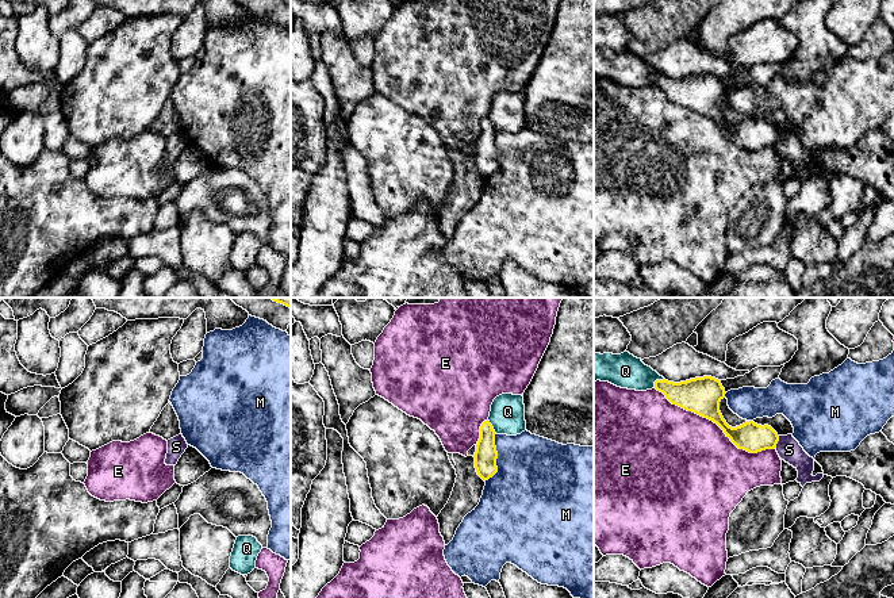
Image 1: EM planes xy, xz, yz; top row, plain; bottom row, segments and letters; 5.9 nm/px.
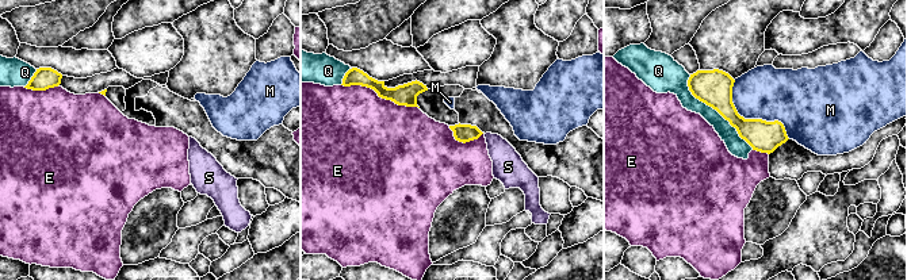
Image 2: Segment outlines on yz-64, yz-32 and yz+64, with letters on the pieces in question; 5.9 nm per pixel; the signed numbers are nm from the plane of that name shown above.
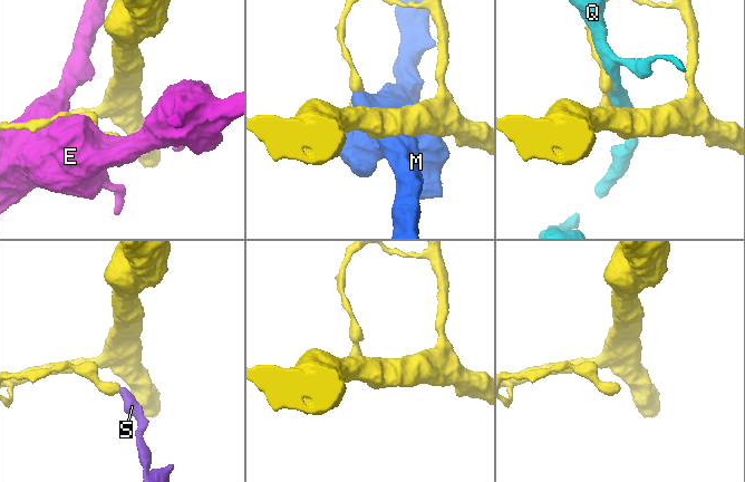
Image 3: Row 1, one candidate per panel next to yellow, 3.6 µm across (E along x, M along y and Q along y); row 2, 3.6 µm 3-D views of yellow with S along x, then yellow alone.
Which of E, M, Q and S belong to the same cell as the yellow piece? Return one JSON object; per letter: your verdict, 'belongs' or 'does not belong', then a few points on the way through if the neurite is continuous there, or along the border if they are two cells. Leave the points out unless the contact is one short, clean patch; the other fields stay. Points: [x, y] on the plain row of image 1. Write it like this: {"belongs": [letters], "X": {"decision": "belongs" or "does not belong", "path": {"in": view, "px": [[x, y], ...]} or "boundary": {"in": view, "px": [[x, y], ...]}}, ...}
{"belongs": [], "E": {"decision": "does not belong"}, "M": {"decision": "does not belong"}, "Q": {"decision": "does not belong"}, "S": {"decision": "does not belong", "boundary": {"in": "yz", "px": [[779, 133], [775, 145]]}}}

